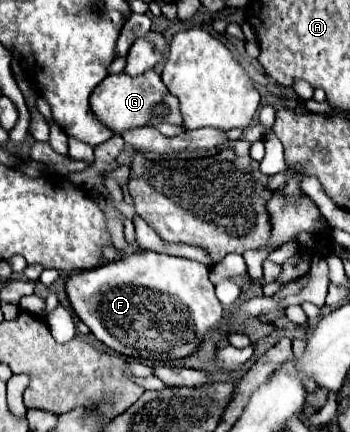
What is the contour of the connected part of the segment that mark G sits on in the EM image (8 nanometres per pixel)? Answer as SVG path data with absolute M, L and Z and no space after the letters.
M145 71L139 77L129 77L125 73L119 75L107 75L99 87L91 93L89 99L91 113L97 121L101 121L105 127L111 127L115 135L121 135L133 127L157 127L159 123L173 123L181 125L183 117L179 115L179 101L167 91L161 77L155 71Z

